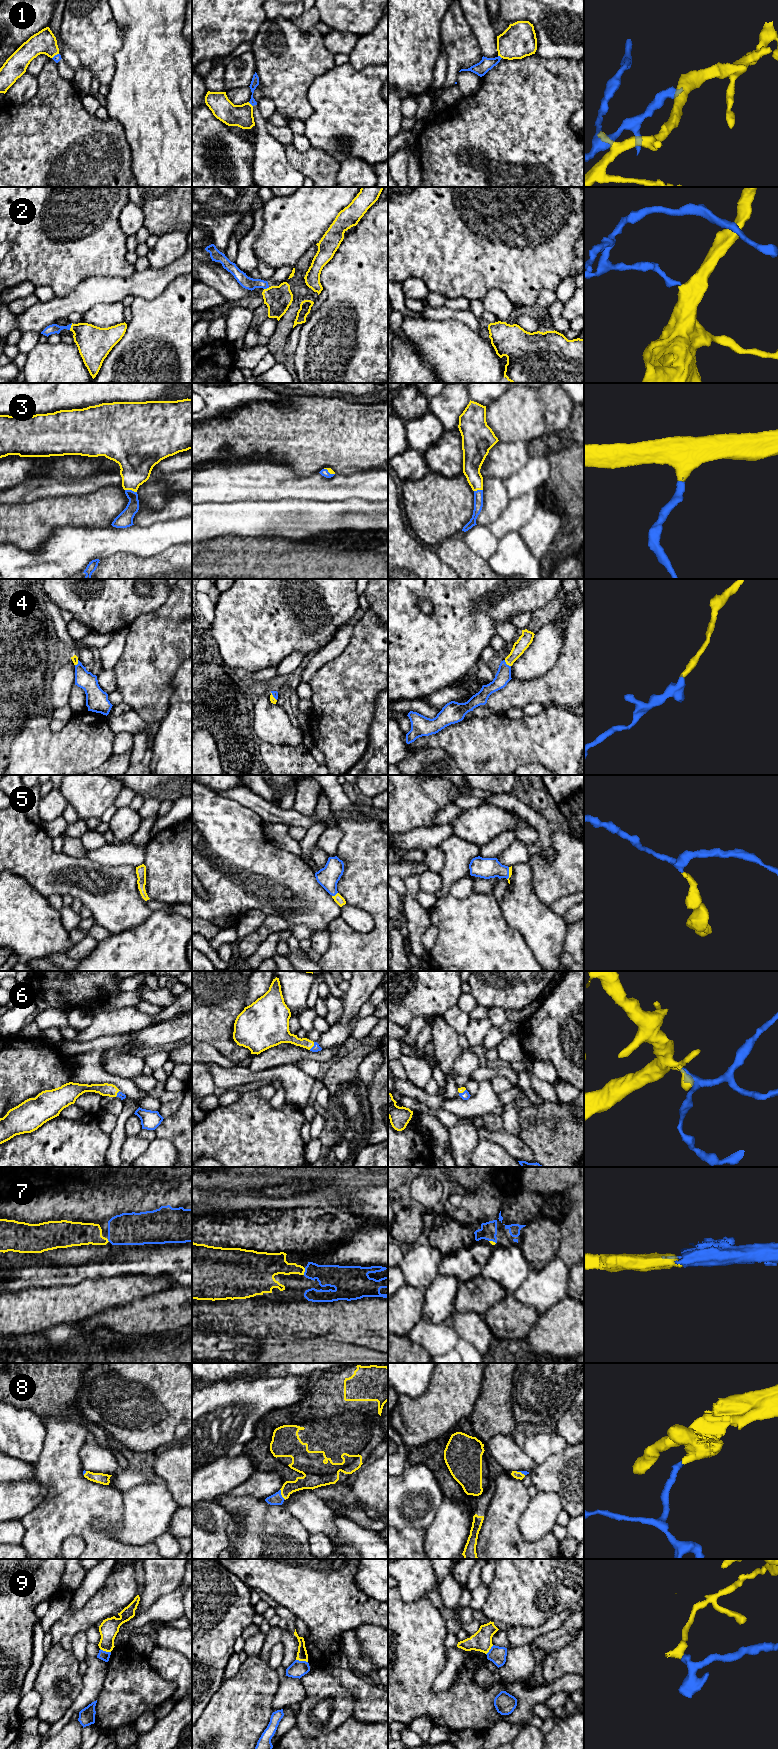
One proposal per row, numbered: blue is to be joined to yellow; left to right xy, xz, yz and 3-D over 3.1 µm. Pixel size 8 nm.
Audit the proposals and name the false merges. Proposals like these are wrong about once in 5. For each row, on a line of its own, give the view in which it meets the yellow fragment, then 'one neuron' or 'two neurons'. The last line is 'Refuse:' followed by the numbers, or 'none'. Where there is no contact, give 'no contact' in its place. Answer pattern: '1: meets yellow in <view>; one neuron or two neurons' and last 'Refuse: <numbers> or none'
1: meets yellow in xz; two neurons
2: meets yellow in xy; two neurons
3: meets yellow in xy; one neuron
4: meets yellow in yz; one neuron
5: meets yellow in xz; one neuron
6: meets yellow in xz; one neuron
7: meets yellow in xz; one neuron
8: meets yellow in xz; one neuron
9: meets yellow in xz; two neurons
Refuse: 1, 2, 9

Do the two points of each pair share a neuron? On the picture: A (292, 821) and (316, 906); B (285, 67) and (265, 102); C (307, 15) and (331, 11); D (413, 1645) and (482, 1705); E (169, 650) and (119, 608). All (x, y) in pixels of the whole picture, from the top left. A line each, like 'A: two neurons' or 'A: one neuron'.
A: two neurons
B: two neurons
C: two neurons
D: one neuron
E: two neurons

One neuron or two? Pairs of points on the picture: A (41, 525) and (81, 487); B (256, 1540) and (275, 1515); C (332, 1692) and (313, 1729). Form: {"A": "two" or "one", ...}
{"A": "two", "B": "one", "C": "one"}

